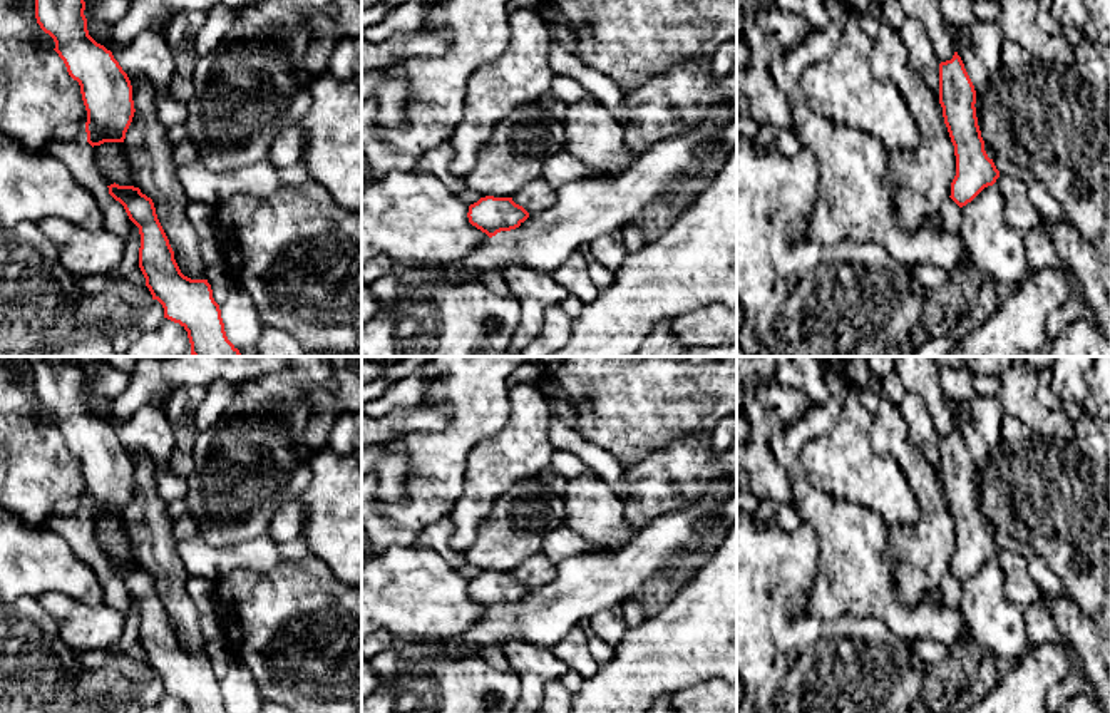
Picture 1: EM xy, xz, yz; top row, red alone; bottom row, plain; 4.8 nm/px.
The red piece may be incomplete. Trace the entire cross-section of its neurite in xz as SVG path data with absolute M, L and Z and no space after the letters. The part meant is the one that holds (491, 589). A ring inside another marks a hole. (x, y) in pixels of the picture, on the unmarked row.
M486 571L469 581L467 592L472 601L492 613L501 606L519 603L529 587L512 572Z

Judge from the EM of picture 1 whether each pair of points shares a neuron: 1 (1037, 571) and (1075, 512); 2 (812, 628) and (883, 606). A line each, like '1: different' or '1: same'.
1: different
2: different

